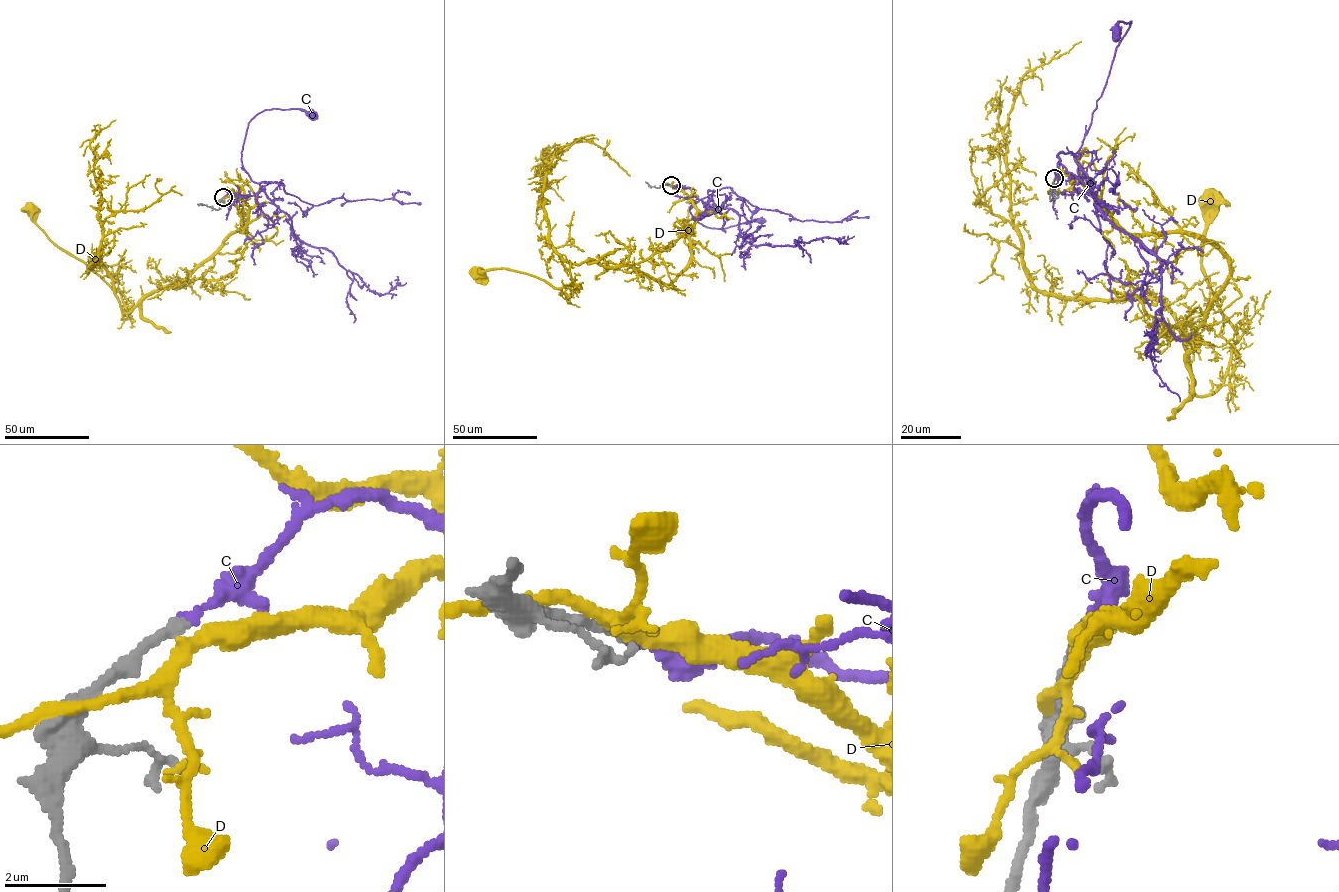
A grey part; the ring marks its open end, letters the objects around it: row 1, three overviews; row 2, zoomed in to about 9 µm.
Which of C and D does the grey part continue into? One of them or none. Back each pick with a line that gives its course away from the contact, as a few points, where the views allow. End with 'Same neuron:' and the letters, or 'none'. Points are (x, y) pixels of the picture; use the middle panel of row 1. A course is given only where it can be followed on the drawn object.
C: course (671, 186), (693, 188), (704, 202), (708, 197), (689, 207), (703, 226), (725, 229), (761, 220)
Same neuron: C

